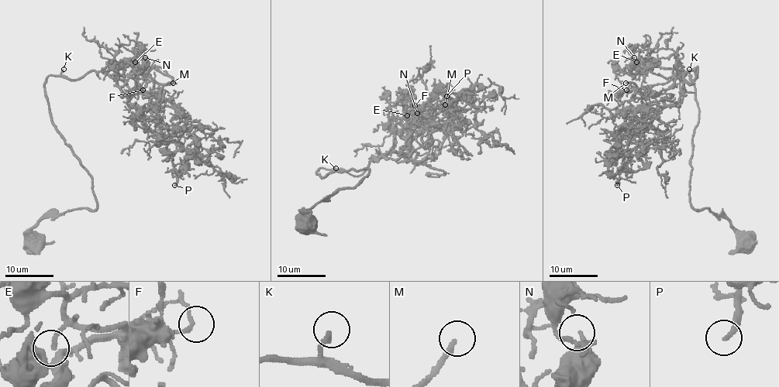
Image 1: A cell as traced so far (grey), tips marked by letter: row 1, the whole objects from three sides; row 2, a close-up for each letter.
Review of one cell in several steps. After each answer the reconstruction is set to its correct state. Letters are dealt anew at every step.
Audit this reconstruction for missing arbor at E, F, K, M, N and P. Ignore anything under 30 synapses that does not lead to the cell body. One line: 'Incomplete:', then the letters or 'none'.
Incomplete: E, M

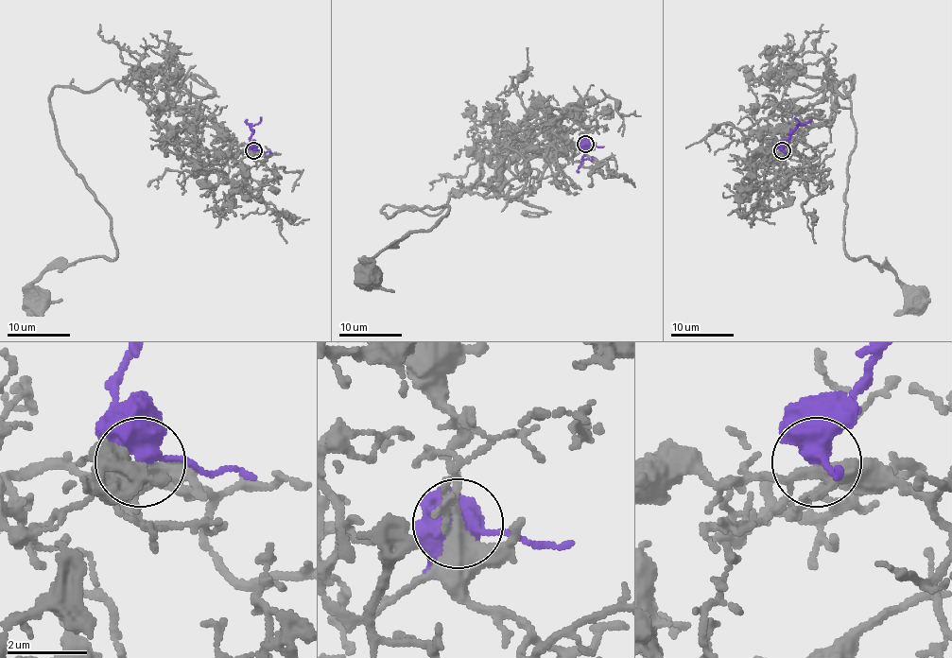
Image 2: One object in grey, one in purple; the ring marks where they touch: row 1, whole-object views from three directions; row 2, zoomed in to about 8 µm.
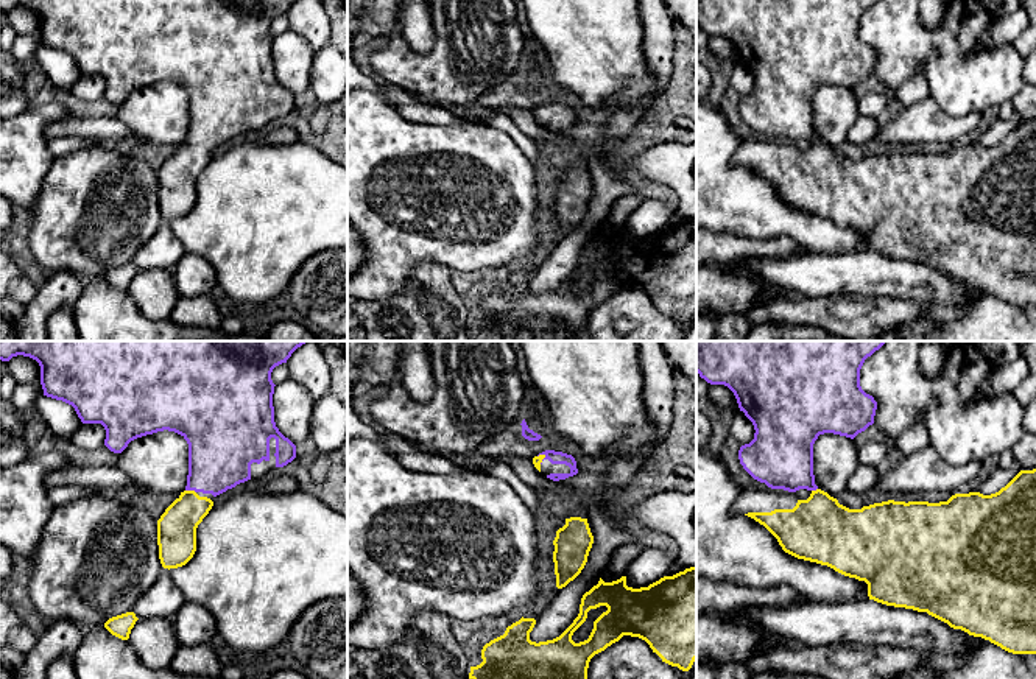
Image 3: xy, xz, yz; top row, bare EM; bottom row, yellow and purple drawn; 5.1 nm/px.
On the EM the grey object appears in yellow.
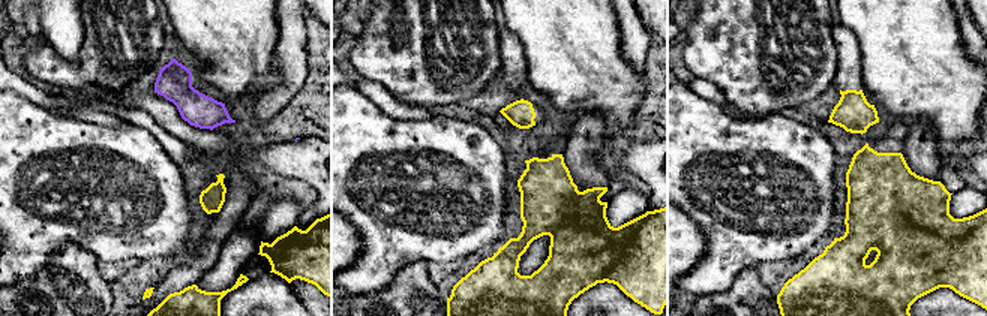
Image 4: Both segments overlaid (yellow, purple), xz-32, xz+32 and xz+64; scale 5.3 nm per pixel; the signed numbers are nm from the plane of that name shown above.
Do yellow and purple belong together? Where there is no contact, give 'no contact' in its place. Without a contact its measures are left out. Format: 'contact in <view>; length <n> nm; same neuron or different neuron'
contact in xy; length 60 nm; same neuron

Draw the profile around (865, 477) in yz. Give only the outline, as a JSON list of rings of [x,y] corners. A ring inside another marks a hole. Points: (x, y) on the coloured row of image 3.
[[[860,464],[852,477],[847,480],[846,489],[854,494],[865,495],[877,483],[879,470],[876,466]]]

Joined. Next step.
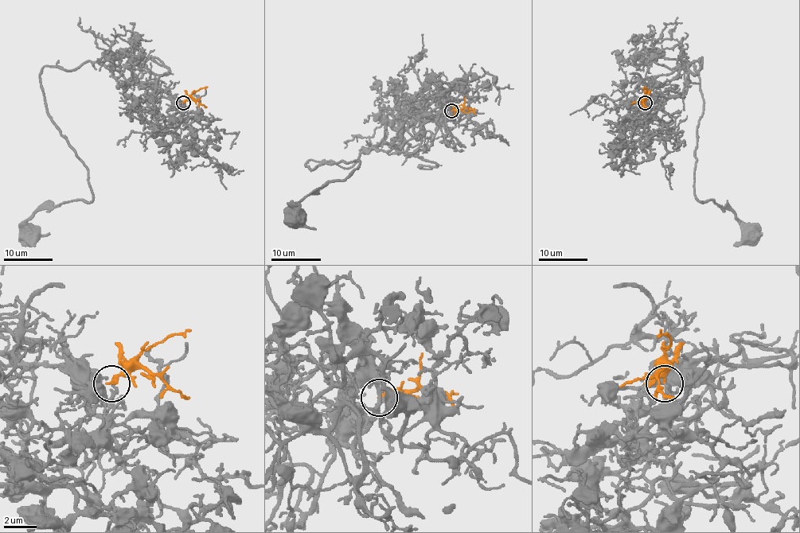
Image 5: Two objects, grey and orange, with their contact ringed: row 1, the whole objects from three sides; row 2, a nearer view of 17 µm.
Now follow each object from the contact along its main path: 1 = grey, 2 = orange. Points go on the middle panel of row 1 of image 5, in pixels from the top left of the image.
1: (451, 110), (415, 153), (364, 149), (347, 169), (311, 160), (310, 169), (359, 161), (292, 206), (297, 218)
2: (451, 110), (476, 110)

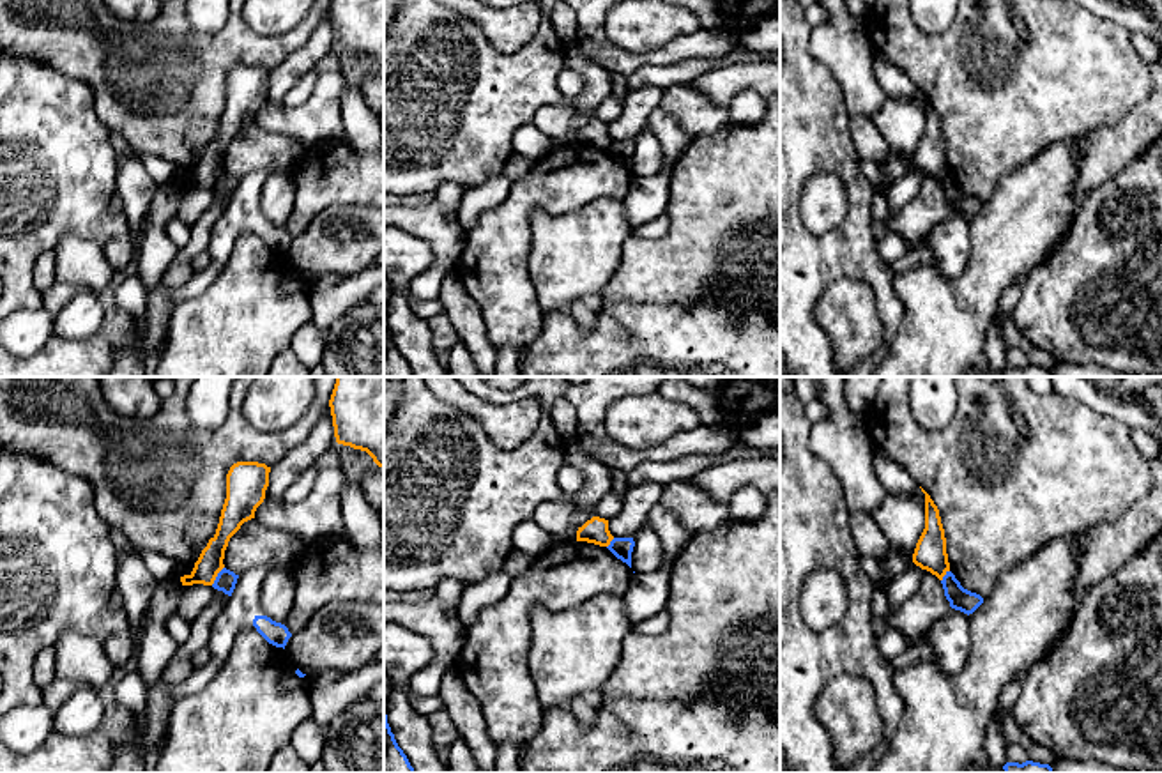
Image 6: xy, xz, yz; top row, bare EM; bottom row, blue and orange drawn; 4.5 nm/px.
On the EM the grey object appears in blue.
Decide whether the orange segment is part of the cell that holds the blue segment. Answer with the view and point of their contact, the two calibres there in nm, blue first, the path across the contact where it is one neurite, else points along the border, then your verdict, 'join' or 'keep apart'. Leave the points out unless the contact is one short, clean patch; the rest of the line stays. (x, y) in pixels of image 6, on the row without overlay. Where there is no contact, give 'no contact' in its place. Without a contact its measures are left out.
meets blue in xy at (218, 179); 90 nm thick on the blue side, 120 nm on the other; border along xy (223, 170), (211, 188); keep apart

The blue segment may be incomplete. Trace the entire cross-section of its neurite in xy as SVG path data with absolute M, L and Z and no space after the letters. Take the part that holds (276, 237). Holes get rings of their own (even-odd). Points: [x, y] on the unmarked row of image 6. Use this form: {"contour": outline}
{"contour": "M255 219L253 230L269 248L276 251L285 253L288 242L292 241L292 237L288 235L285 228L276 226L267 219Z"}

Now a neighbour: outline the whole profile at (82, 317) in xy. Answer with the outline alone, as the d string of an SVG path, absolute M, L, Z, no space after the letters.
M76 290L73 299L53 317L53 334L64 340L87 340L99 334L103 306L97 295Z

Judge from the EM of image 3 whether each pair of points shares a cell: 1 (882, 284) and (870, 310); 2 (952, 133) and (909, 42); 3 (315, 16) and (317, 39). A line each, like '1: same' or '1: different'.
1: different
2: different
3: same

